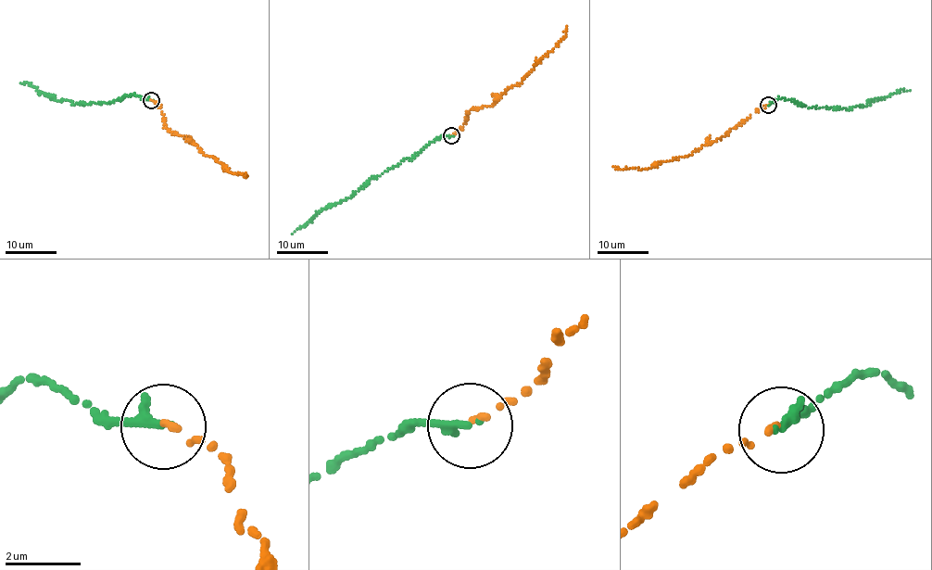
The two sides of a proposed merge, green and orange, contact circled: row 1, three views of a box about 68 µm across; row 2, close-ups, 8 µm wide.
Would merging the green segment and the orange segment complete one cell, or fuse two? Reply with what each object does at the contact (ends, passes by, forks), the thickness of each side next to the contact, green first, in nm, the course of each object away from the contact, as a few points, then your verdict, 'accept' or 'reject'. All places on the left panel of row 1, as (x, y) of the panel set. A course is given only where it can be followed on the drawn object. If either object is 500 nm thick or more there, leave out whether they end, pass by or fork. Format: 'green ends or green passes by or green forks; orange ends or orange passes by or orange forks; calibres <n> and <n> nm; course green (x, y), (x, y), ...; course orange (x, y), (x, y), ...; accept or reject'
green ends; orange ends; calibres 320 and 140 nm; course green (151, 101), (142, 100), (131, 94), (109, 102), (73, 104), (44, 94), (28, 82), (19, 82); course orange (151, 99), (159, 106), (167, 131), (187, 136), (204, 155), (212, 156), (232, 173), (245, 176); accept

